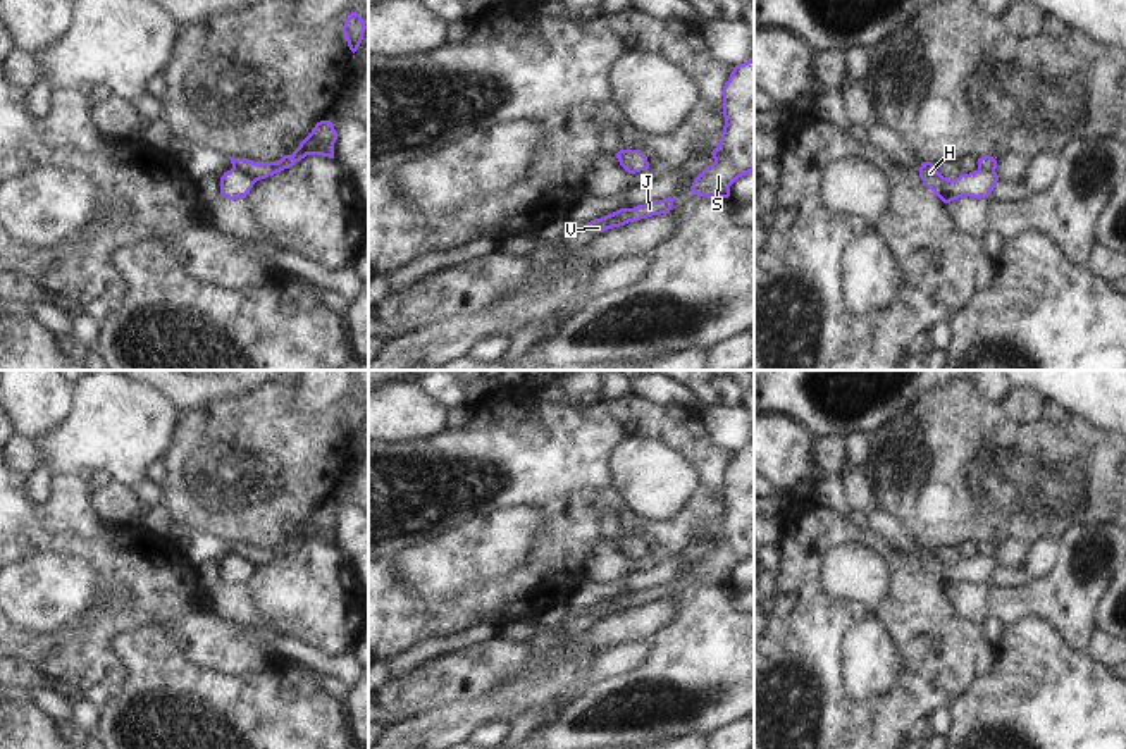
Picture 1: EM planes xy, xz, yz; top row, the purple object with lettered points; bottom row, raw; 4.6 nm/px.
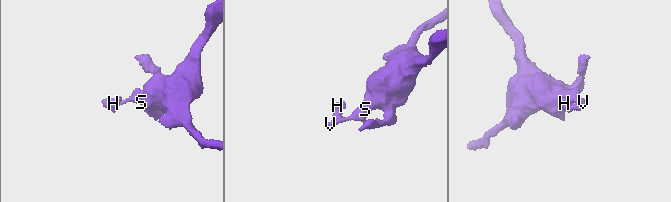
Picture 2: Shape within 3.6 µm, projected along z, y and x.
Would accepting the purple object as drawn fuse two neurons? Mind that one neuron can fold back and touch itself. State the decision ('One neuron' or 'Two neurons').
Two neurons.

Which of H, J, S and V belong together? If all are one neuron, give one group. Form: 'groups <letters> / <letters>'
groups H / J S V

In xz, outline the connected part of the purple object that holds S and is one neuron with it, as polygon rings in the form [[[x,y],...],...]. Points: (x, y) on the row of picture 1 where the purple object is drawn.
[[[754,60],[735,65],[725,83],[723,117],[715,162],[694,179],[694,195],[728,198],[730,186],[754,170]]]

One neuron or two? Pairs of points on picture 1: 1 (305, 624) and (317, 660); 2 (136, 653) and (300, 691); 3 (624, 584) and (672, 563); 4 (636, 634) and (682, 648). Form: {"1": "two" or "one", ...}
{"1": "two", "2": "one", "3": "one", "4": "two"}

